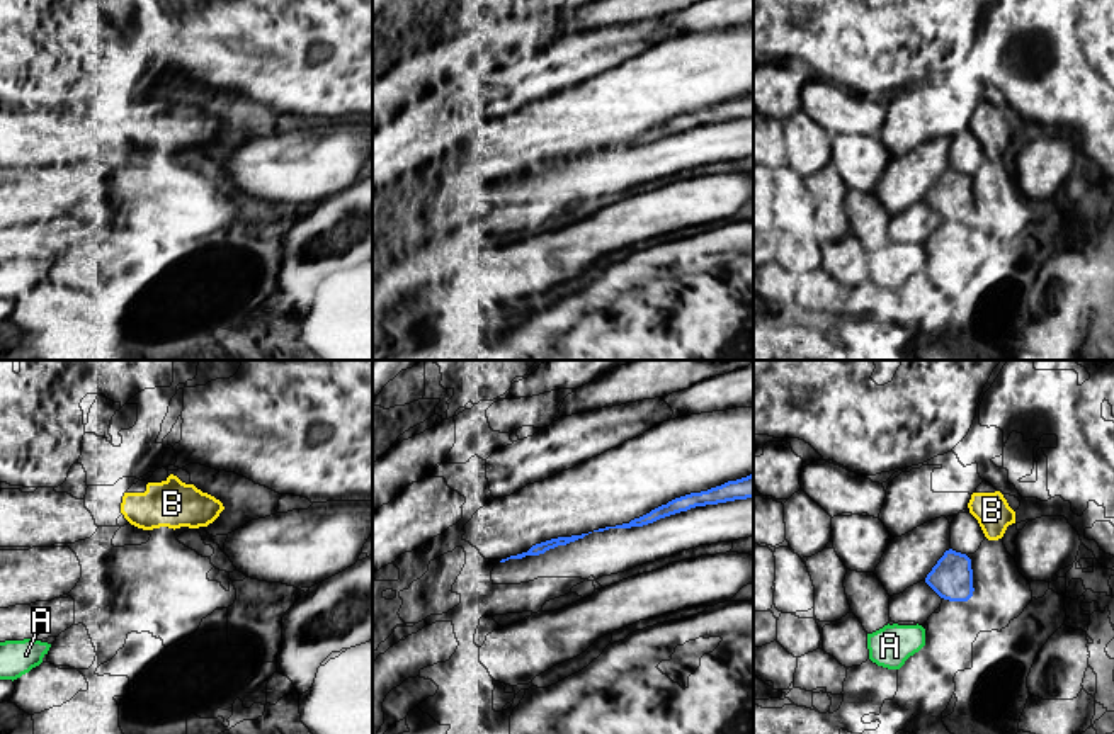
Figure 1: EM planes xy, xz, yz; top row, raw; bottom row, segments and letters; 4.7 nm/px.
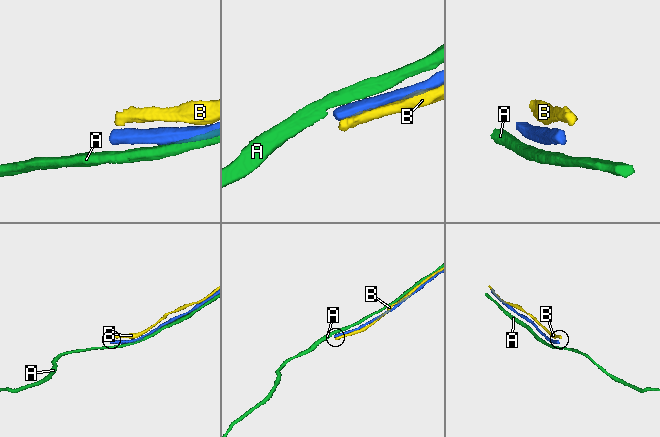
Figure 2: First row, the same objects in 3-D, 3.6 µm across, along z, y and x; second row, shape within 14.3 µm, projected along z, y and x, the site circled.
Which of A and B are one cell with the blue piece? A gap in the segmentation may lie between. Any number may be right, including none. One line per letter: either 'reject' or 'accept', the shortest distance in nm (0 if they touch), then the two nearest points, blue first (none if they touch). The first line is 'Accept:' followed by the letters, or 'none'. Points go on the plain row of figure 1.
Accept: none
A: reject; gap 170 nm; span yz (941, 216), (920, 245)
B: reject; gap 130 nm; span yz (965, 174), (985, 155)

